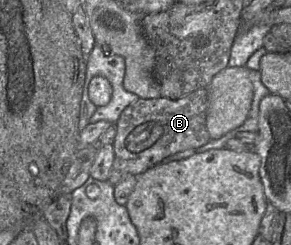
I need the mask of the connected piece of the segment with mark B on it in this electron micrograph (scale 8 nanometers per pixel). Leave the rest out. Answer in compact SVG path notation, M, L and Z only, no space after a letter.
M207 88L180 99L139 98L126 107L115 124L114 162L108 181L115 186L125 175L139 175L176 153L204 146L211 139L206 129Z

